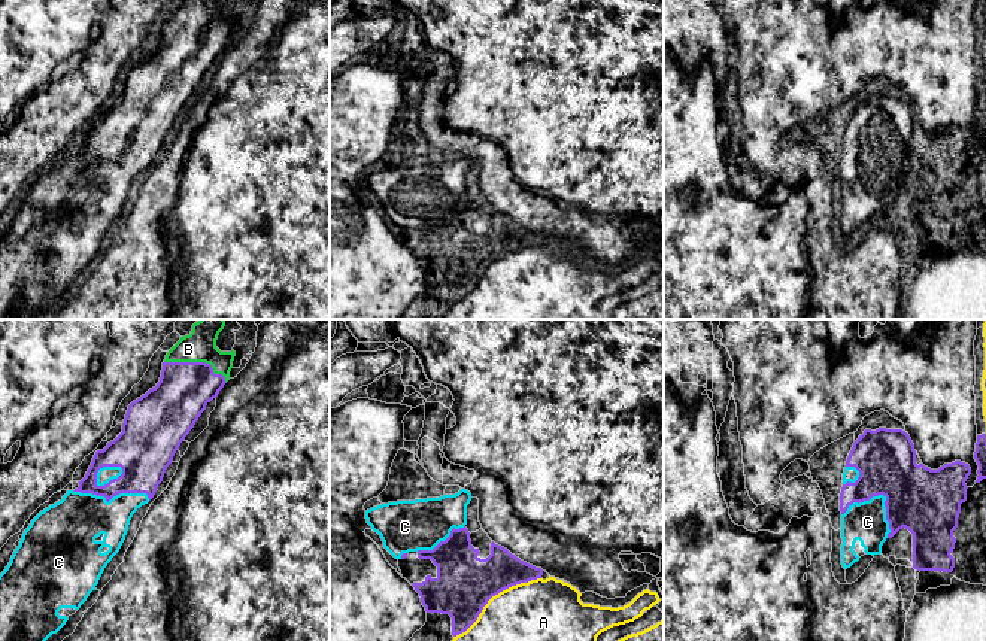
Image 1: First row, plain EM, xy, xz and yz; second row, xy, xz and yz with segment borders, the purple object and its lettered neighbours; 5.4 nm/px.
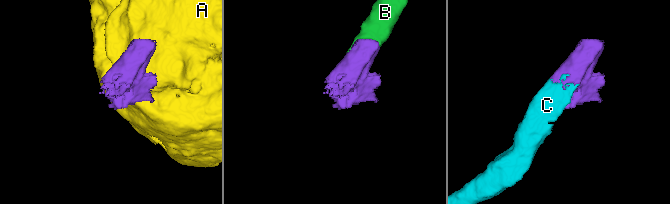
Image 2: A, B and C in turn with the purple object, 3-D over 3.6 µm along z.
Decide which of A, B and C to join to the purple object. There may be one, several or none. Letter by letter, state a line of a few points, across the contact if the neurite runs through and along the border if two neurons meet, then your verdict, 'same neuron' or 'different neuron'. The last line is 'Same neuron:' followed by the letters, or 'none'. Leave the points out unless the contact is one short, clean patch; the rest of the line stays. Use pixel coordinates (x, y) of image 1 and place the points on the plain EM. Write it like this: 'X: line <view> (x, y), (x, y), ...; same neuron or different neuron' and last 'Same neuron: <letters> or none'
A: different neuron
B: same neuron
C: same neuron
Same neuron: B, C

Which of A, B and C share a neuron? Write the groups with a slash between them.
A / B C

